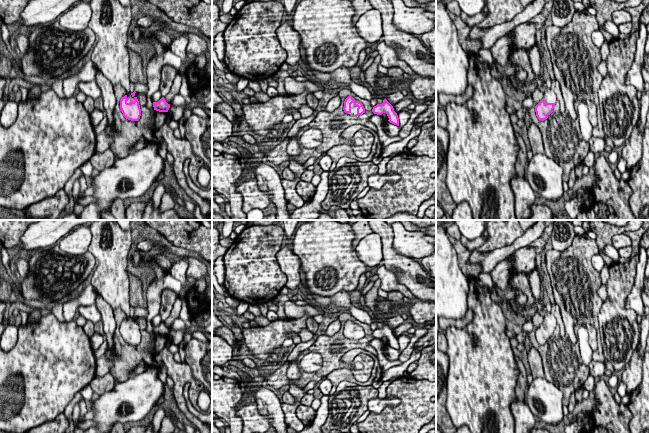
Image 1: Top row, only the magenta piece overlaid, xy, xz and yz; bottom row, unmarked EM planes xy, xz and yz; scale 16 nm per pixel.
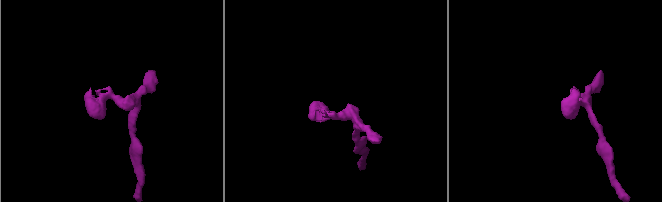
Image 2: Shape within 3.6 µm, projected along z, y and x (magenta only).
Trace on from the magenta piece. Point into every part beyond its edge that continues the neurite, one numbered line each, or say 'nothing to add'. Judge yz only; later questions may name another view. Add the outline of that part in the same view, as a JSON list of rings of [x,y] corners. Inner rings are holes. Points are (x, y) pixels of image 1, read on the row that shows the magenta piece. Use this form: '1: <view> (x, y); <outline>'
1: yz (549, 96); [[[546,89],[544,93],[544,98],[543,100],[545,103],[555,103],[556,102],[556,95],[551,89]]]

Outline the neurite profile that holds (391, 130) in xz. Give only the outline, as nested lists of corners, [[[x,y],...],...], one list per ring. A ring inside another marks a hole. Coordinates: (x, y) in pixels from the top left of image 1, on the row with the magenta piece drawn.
[[[388,123],[384,126],[384,132],[389,137],[399,136],[399,132],[401,131],[402,127],[394,125],[392,123]]]

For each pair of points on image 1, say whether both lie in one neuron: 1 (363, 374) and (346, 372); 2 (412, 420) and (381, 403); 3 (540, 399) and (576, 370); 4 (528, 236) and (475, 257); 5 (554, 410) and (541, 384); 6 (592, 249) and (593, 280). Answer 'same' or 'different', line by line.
1: different
2: different
3: different
4: same
5: same
6: same

